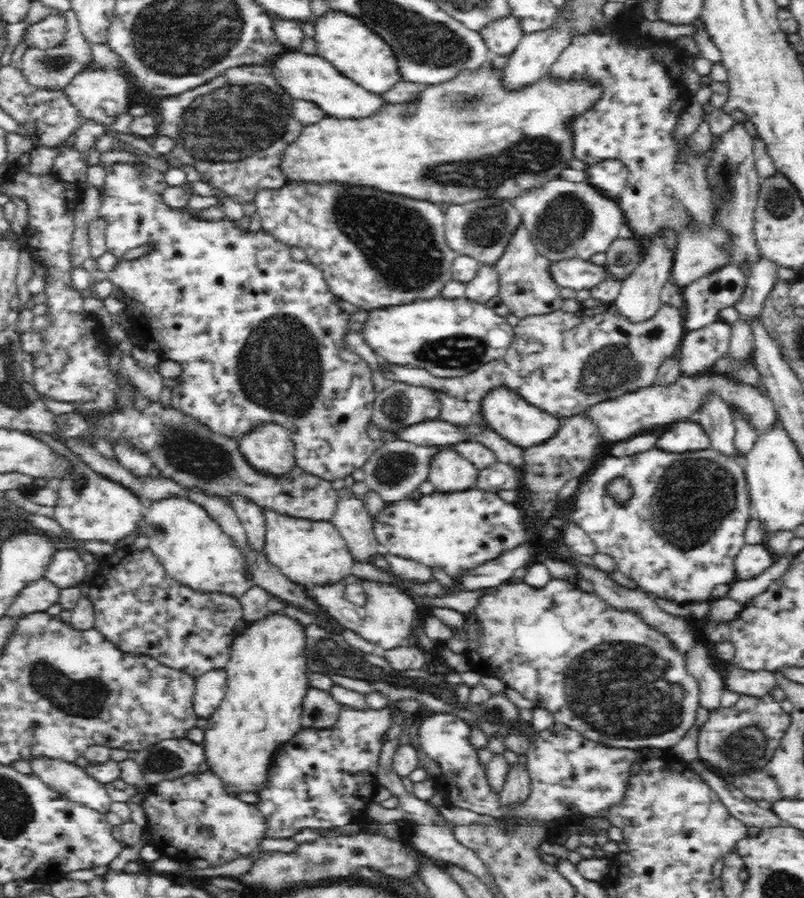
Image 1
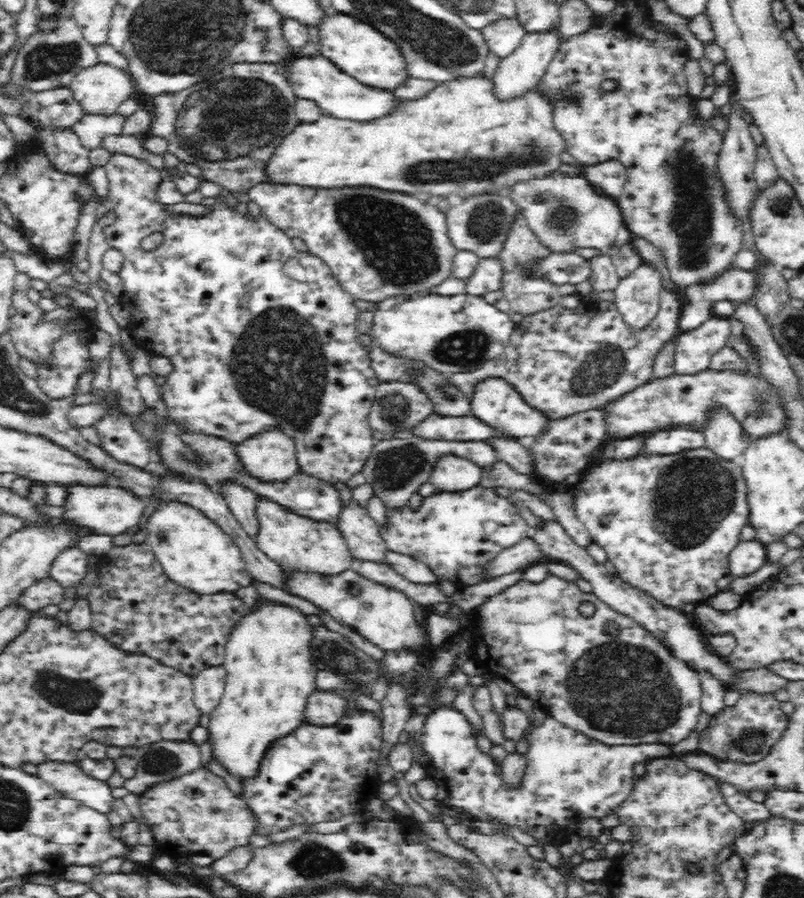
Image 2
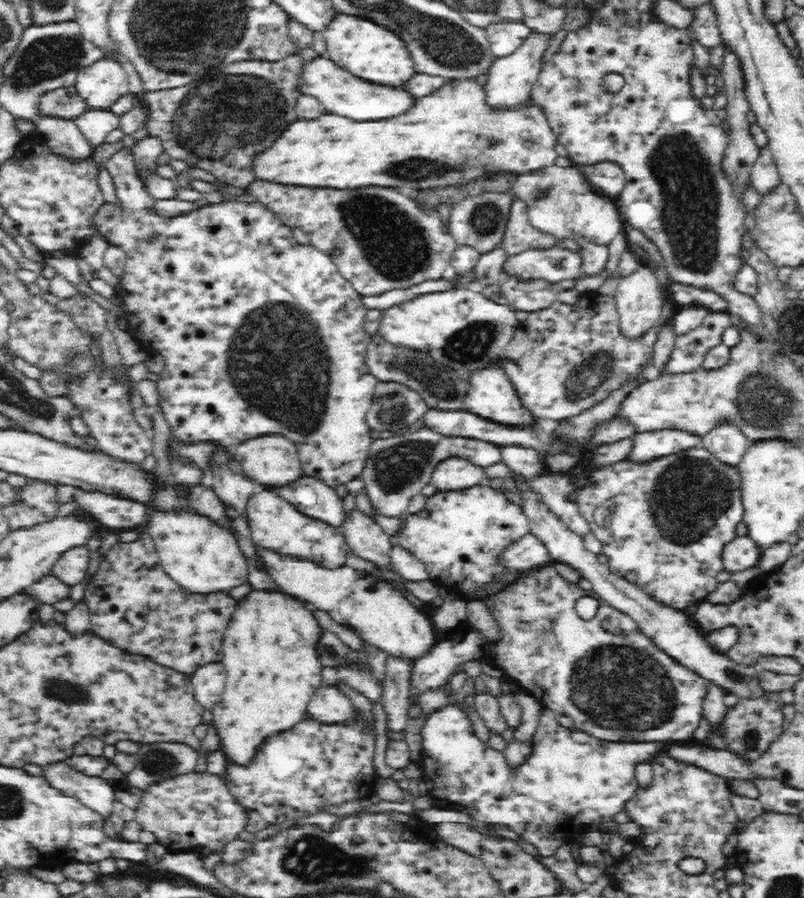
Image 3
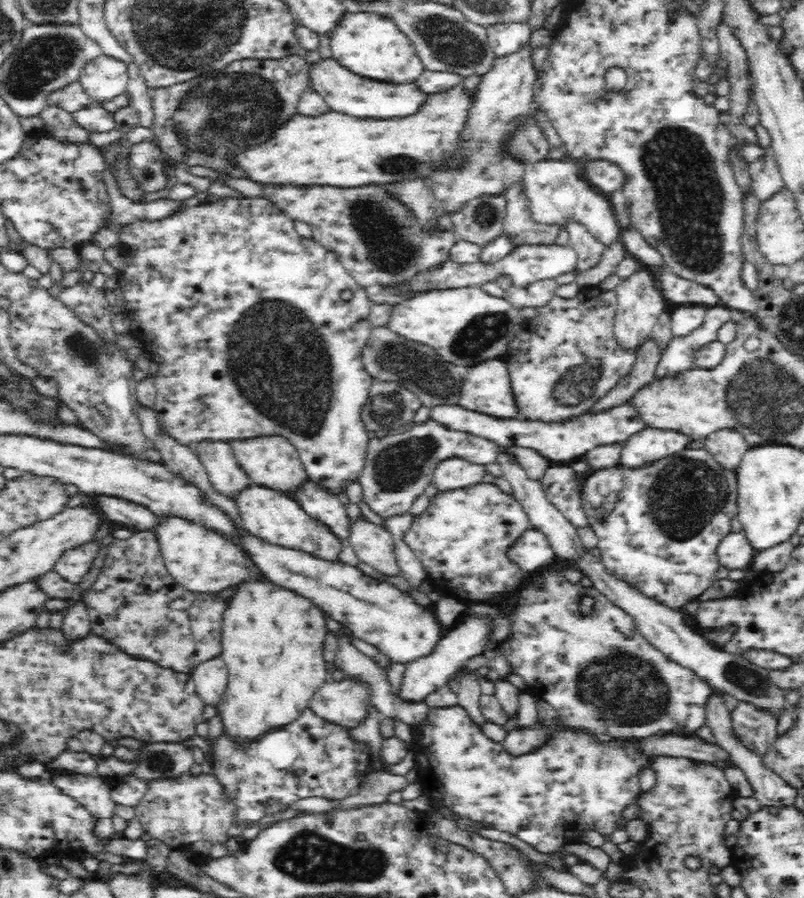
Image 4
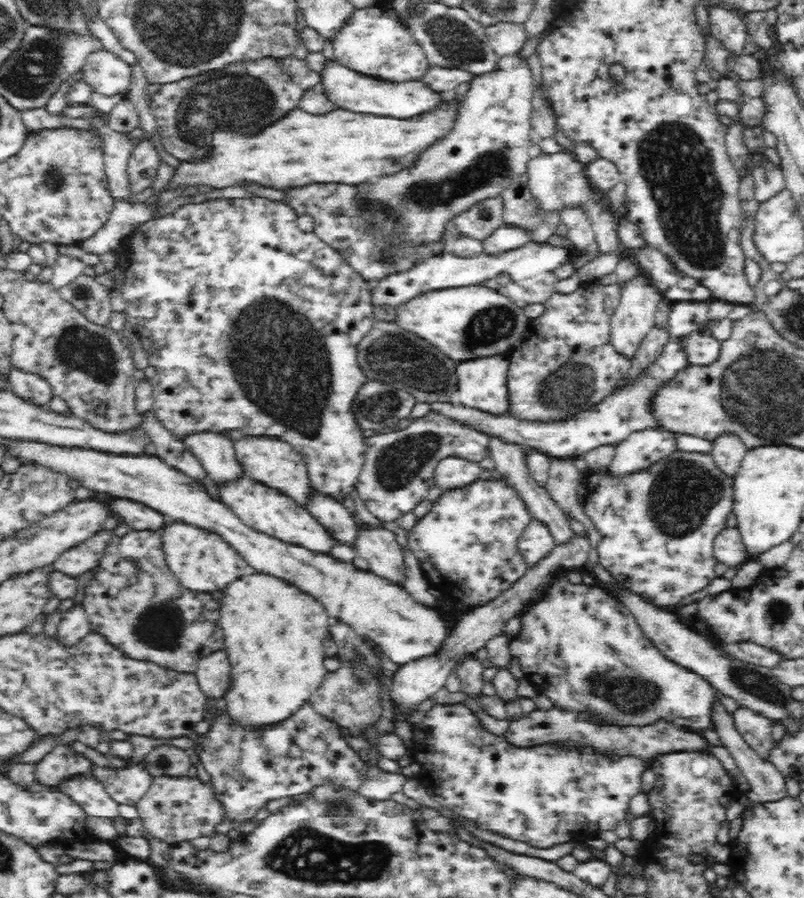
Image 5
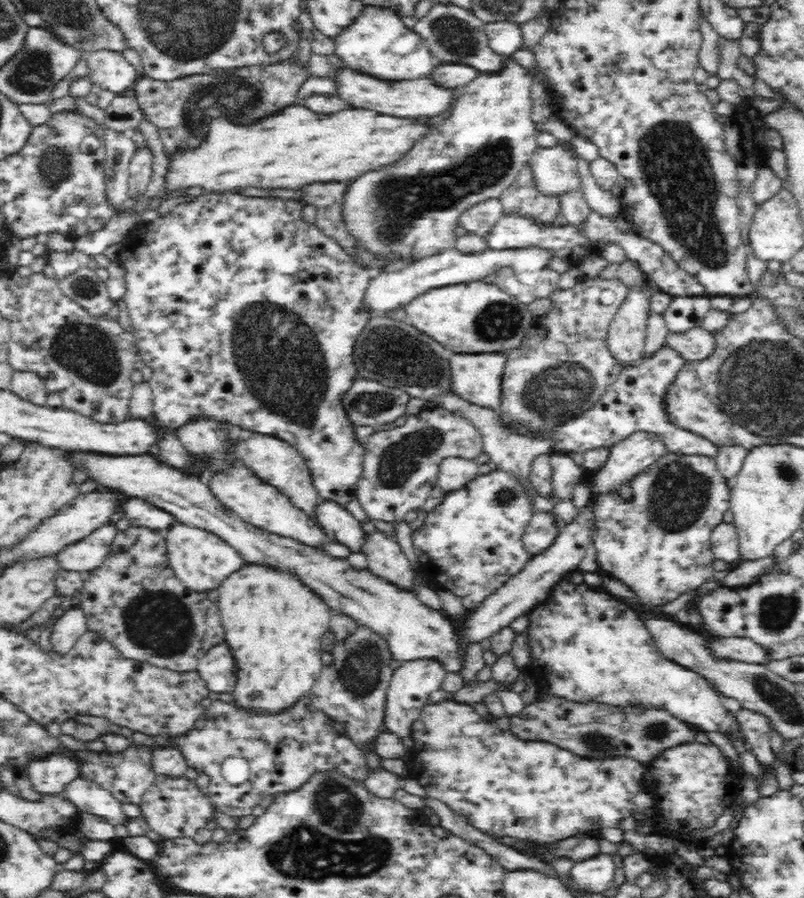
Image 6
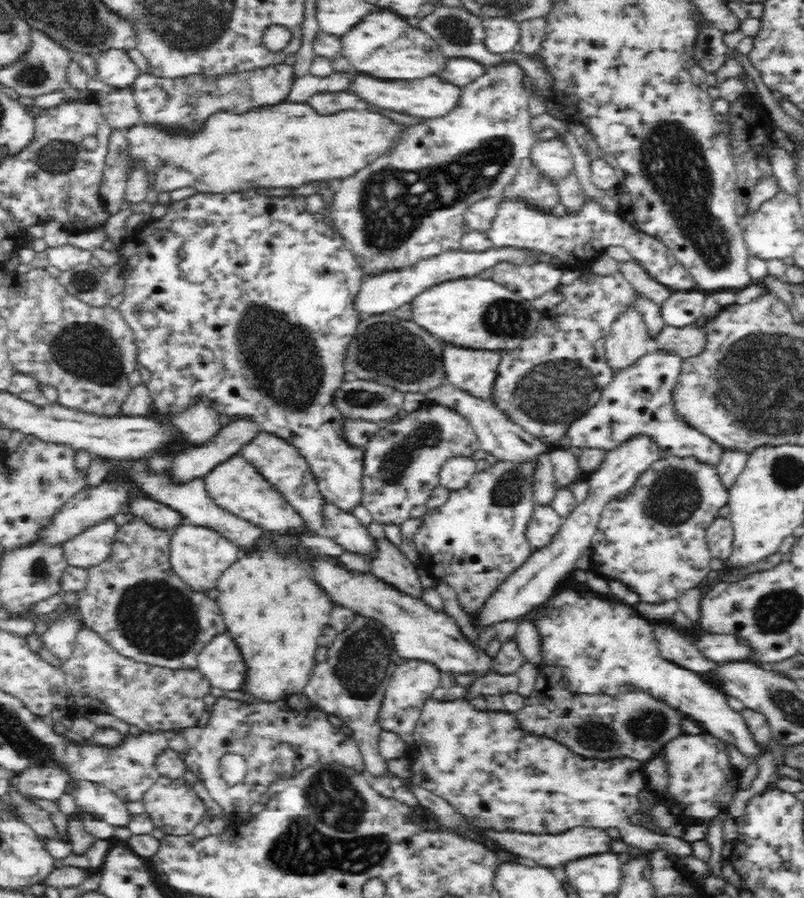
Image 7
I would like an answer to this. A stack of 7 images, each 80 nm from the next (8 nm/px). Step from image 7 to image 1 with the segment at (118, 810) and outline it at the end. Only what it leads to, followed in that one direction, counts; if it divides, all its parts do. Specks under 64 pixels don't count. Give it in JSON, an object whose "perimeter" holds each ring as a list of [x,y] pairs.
{"perimeter":[[[38,758],[30,763],[33,775],[68,800],[104,814],[109,812],[112,799],[107,785],[91,778],[80,766],[48,758]]]}

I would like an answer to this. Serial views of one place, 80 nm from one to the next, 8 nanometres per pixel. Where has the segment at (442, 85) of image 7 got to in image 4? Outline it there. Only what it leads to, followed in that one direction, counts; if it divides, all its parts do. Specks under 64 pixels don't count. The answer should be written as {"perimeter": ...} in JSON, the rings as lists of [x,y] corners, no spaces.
{"perimeter":[[[329,57],[311,65],[312,87],[311,90],[319,92],[330,110],[338,110],[352,116],[372,116],[372,118],[404,118],[419,112],[420,108],[428,102],[431,94],[420,89],[418,83],[380,82],[372,78],[362,78],[348,68]]]}

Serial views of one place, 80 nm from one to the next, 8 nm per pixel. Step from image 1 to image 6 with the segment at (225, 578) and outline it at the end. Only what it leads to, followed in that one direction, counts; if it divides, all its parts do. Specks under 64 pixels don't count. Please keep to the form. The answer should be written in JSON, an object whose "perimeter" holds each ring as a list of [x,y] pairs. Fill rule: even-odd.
{"perimeter":[[[176,522],[167,532],[168,542],[166,544],[168,546],[166,548],[168,548],[170,566],[175,575],[182,580],[184,586],[188,586],[192,590],[206,592],[218,588],[220,581],[227,577],[232,570],[236,570],[236,566],[240,566],[240,562],[244,562],[242,555],[234,547],[231,547],[212,531]],[[206,552],[210,552],[210,554],[206,554]],[[202,554],[206,554],[208,558],[214,556],[216,562],[232,562],[232,564],[194,564],[198,560],[204,560]],[[226,556],[230,556],[230,558],[226,558]]]}

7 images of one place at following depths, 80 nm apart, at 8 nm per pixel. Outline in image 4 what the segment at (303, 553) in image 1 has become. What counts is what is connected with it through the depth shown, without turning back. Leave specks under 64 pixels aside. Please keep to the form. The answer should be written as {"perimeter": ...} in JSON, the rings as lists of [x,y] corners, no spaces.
{"perimeter":[[[250,482],[229,499],[236,505],[242,524],[250,533],[284,547],[308,551],[316,557],[337,560],[342,540],[332,534],[323,522],[312,518],[289,494]]]}

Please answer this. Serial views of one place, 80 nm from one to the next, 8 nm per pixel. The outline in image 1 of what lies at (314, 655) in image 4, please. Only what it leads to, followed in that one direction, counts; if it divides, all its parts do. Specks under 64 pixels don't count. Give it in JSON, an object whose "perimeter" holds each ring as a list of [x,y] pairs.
{"perimeter":[[[272,611],[270,614],[264,615],[262,618],[257,618],[248,623],[248,626],[242,627],[242,632],[234,636],[232,646],[229,647],[228,664],[226,664],[225,671],[227,672],[227,683],[225,684],[226,693],[220,706],[207,718],[207,727],[204,730],[203,747],[205,750],[205,761],[209,765],[209,770],[216,773],[224,783],[226,789],[237,796],[238,792],[256,792],[266,780],[268,773],[268,764],[272,760],[274,751],[284,741],[292,738],[297,730],[302,727],[301,716],[303,712],[303,703],[306,694],[311,690],[310,681],[308,681],[308,662],[307,662],[307,631],[306,627],[300,624],[299,620],[292,617],[283,611]]]}

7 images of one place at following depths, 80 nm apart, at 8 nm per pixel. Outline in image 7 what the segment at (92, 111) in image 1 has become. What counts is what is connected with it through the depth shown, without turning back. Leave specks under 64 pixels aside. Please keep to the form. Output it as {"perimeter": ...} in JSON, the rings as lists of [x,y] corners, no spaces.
{"perimeter":[[[110,49],[95,56],[98,78],[114,89],[130,87],[141,73],[128,51]]]}

